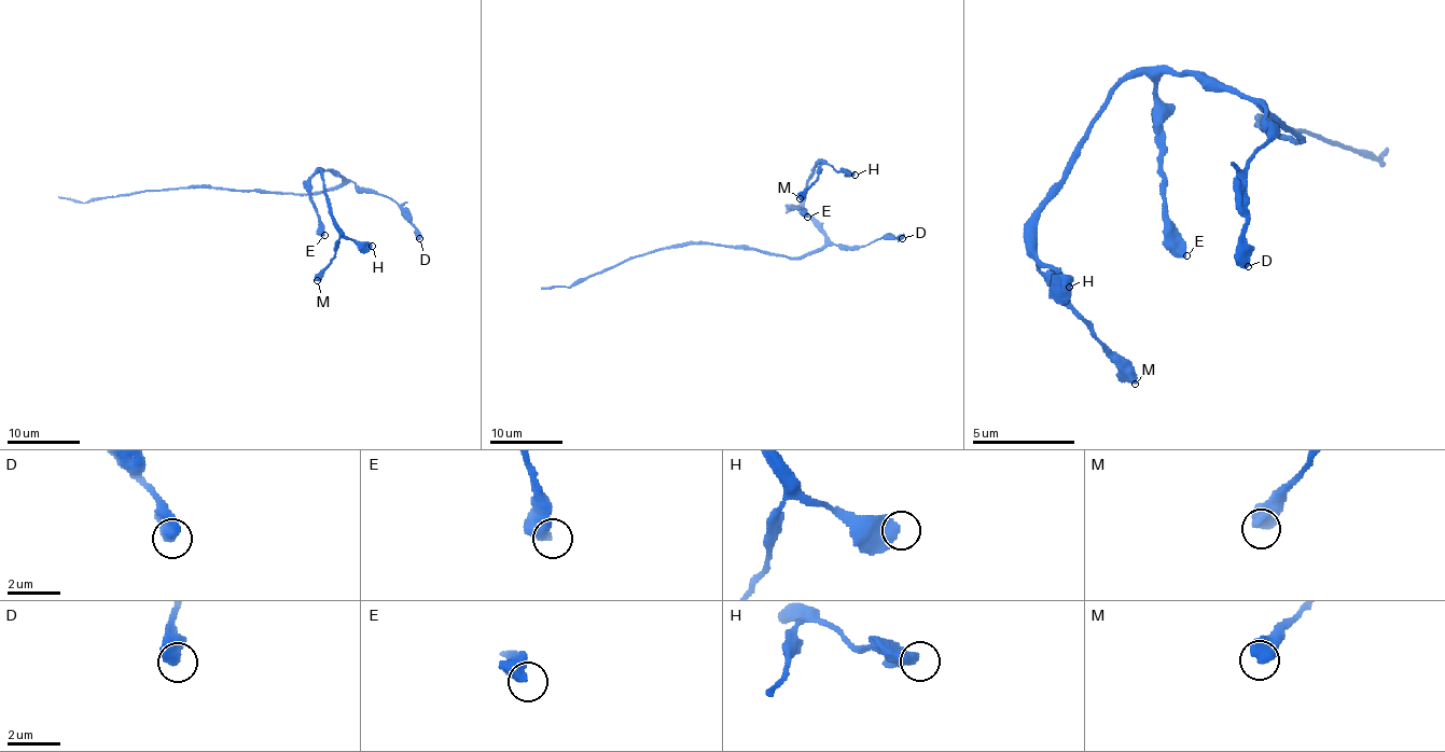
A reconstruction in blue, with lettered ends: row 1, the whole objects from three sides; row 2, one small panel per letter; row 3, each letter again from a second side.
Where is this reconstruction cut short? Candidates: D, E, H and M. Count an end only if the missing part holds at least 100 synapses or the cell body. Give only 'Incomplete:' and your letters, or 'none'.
Incomplete: none

